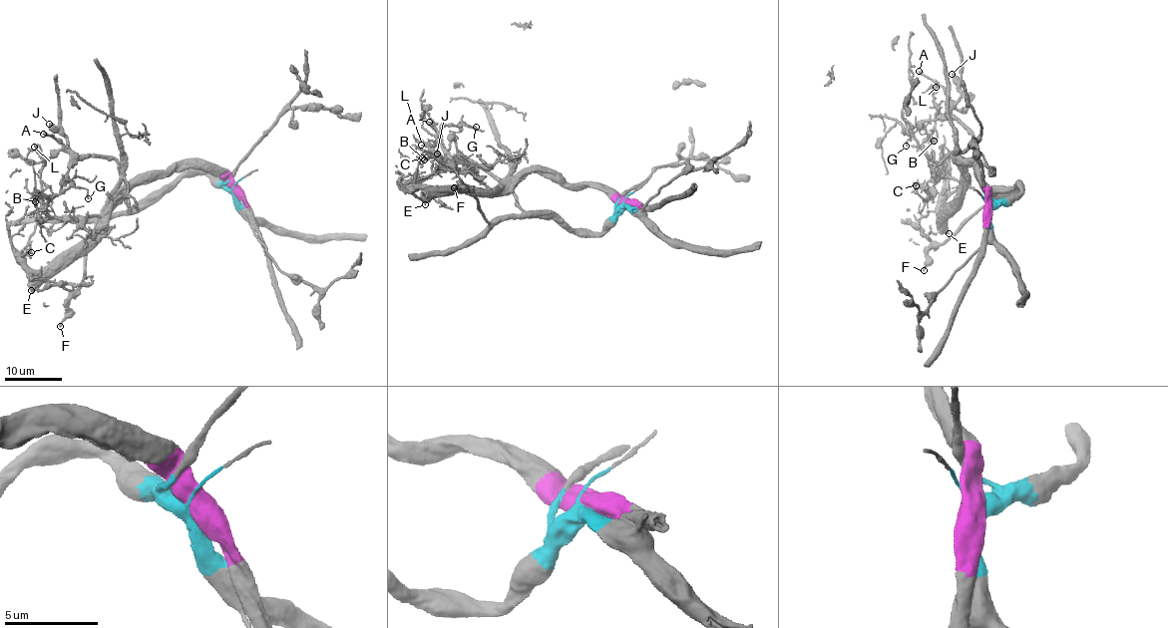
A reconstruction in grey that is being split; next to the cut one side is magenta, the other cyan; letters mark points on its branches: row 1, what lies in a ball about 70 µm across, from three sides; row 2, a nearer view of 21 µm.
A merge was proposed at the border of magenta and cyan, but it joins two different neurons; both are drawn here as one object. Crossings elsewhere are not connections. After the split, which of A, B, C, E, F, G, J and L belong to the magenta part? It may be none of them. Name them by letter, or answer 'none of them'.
B, C, E, G, L

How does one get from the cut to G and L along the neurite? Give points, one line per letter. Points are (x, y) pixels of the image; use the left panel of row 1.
G: (233, 190), (217, 174), (171, 166), (141, 176), (99, 215), (54, 217), (44, 206), (71, 186), (88, 198)
L: (233, 190), (217, 174), (171, 166), (141, 176), (99, 215), (58, 218), (43, 205), (44, 158), (34, 146)

